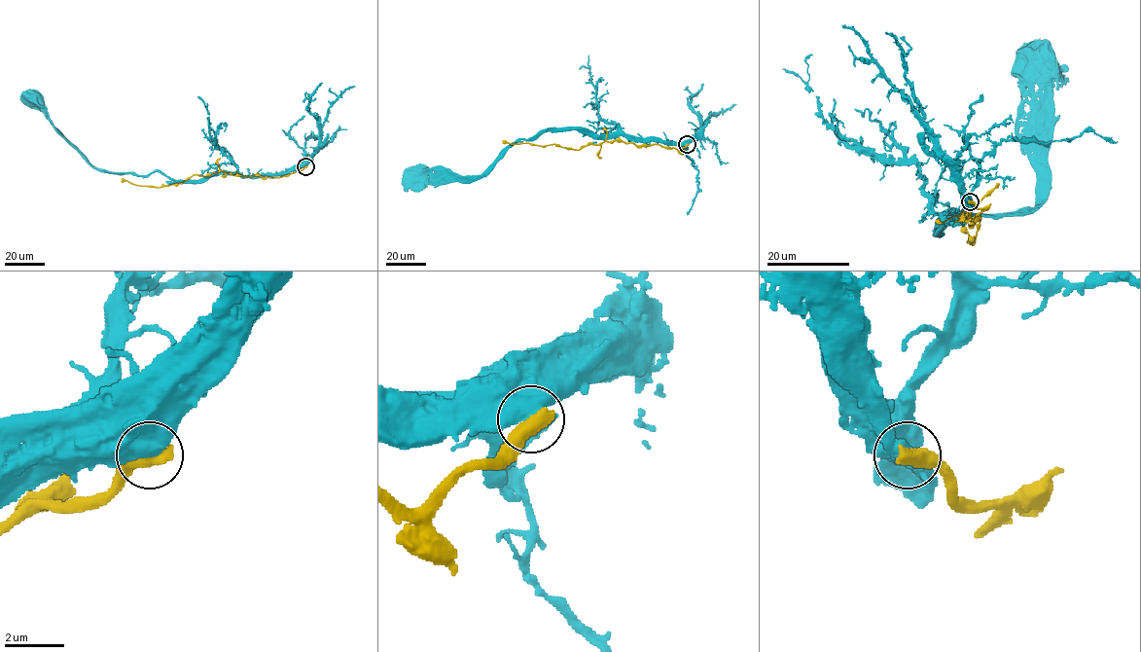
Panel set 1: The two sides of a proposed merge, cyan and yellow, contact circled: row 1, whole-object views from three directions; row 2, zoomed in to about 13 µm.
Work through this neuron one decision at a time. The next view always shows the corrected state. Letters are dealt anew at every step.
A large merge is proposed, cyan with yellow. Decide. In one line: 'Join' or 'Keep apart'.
Keep apart

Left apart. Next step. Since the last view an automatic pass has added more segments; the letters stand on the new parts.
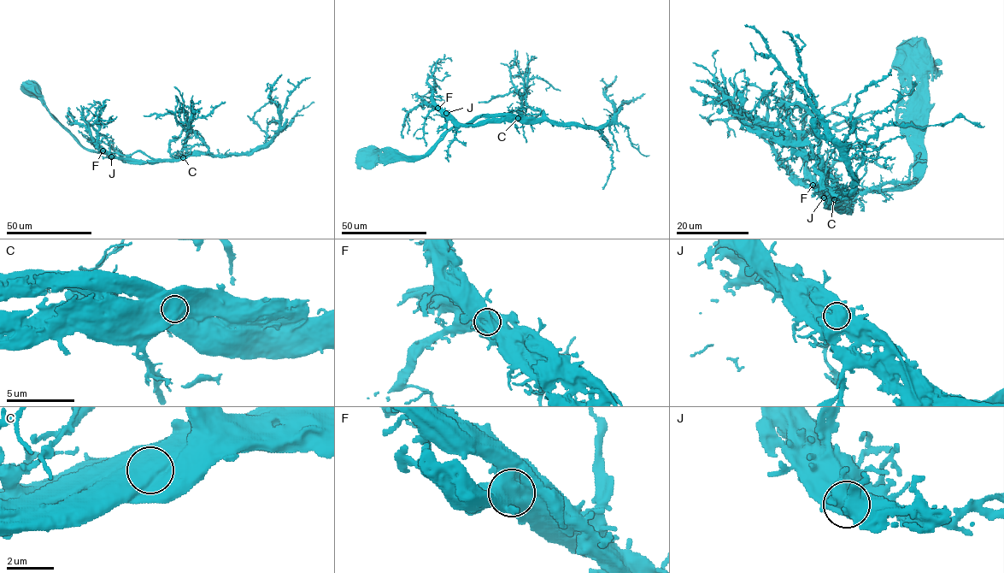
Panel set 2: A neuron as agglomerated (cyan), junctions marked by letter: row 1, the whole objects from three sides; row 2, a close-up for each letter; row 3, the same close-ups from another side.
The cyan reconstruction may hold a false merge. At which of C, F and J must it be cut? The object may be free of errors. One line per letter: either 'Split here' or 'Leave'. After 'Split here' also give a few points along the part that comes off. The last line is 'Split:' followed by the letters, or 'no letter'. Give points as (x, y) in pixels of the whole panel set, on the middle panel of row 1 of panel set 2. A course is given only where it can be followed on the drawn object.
C: Split here. Course of the part to remove: (519, 118), (459, 124), (446, 115), (431, 100), (431, 87), (426, 80), (431, 74), (432, 65), (444, 62)
F: Leave
J: Leave
Split: C

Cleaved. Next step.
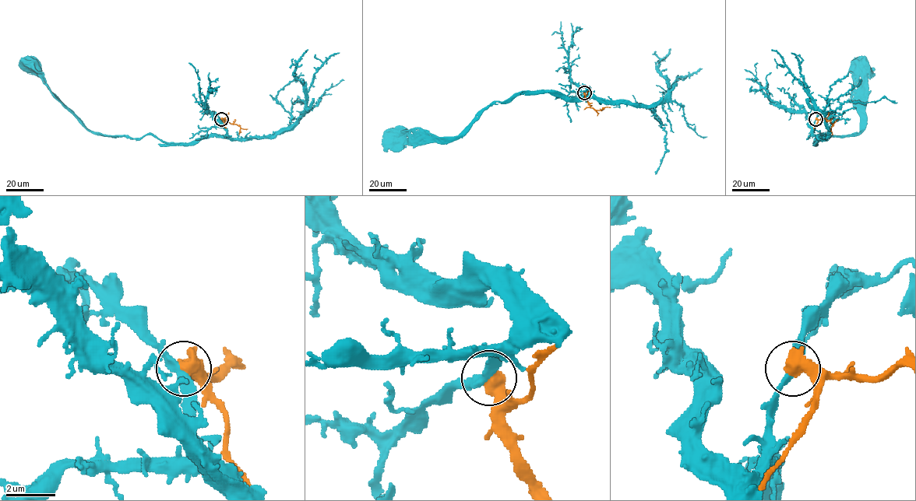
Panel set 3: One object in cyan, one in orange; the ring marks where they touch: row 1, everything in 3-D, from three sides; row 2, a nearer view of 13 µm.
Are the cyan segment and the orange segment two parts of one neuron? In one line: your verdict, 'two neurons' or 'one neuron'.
two neurons

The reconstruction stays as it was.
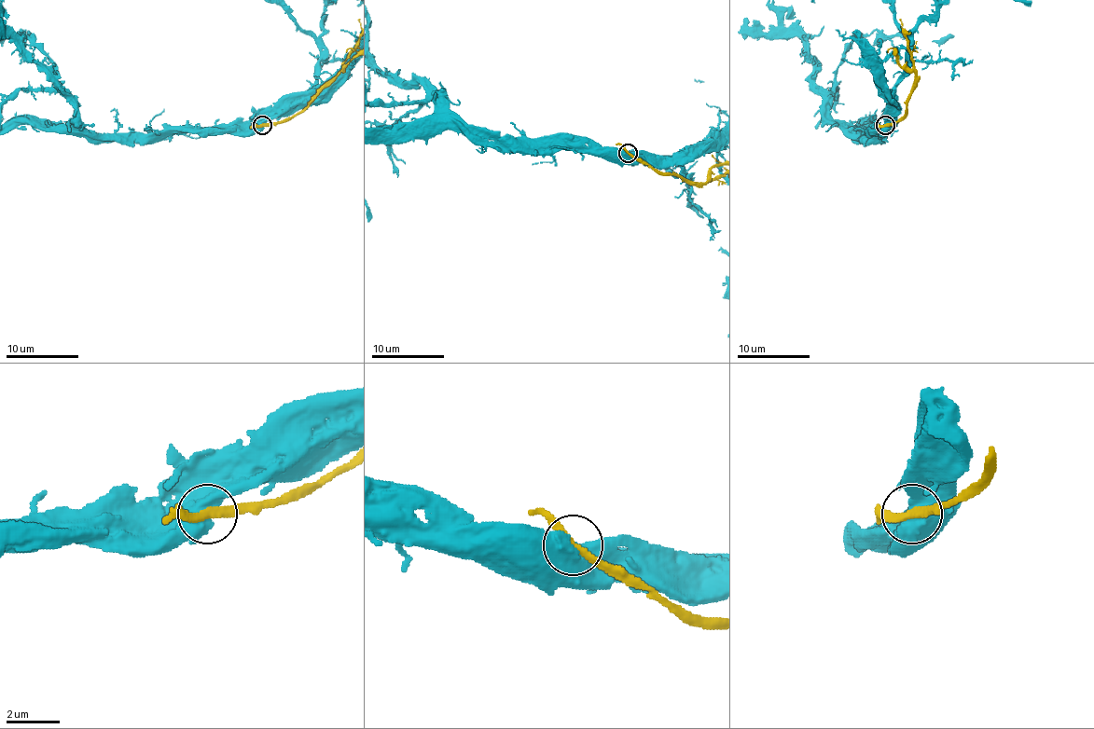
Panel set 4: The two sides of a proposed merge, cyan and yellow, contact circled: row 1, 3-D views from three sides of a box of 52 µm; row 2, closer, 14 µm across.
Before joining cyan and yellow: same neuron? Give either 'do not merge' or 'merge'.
do not merge

